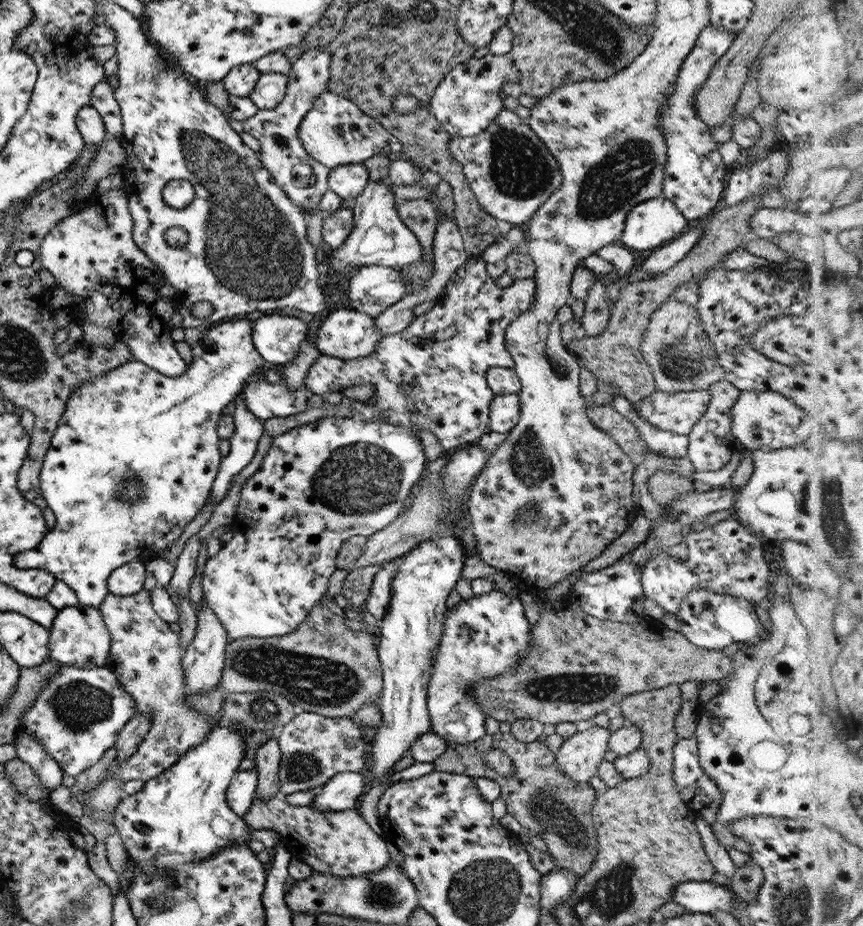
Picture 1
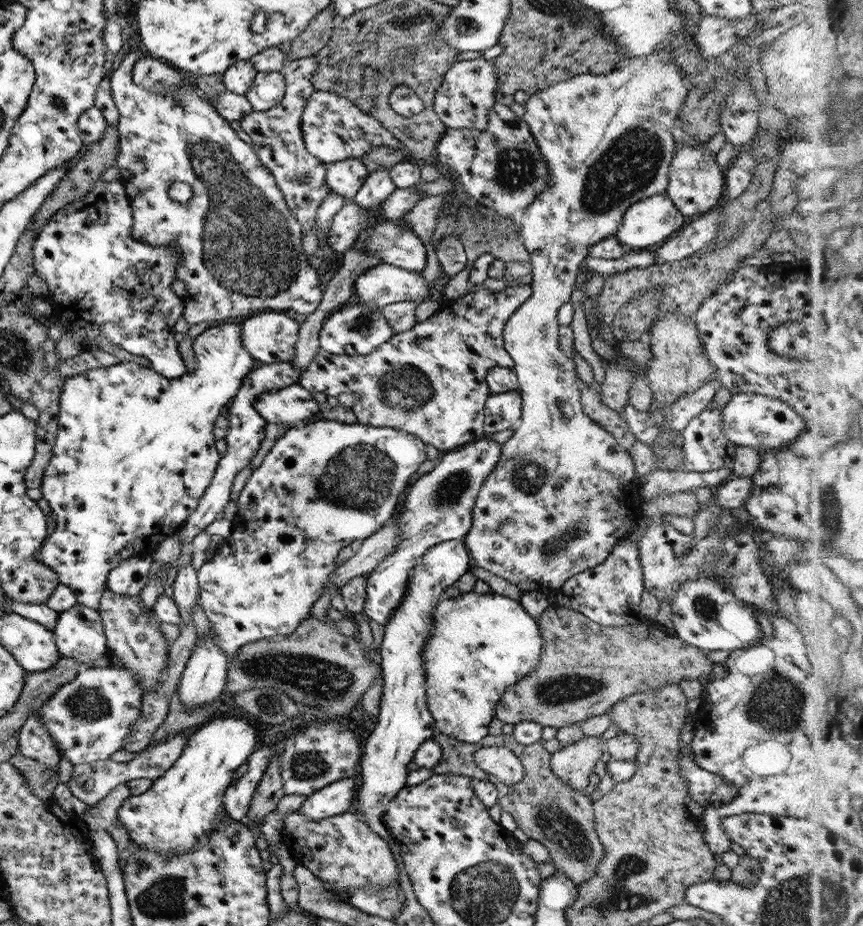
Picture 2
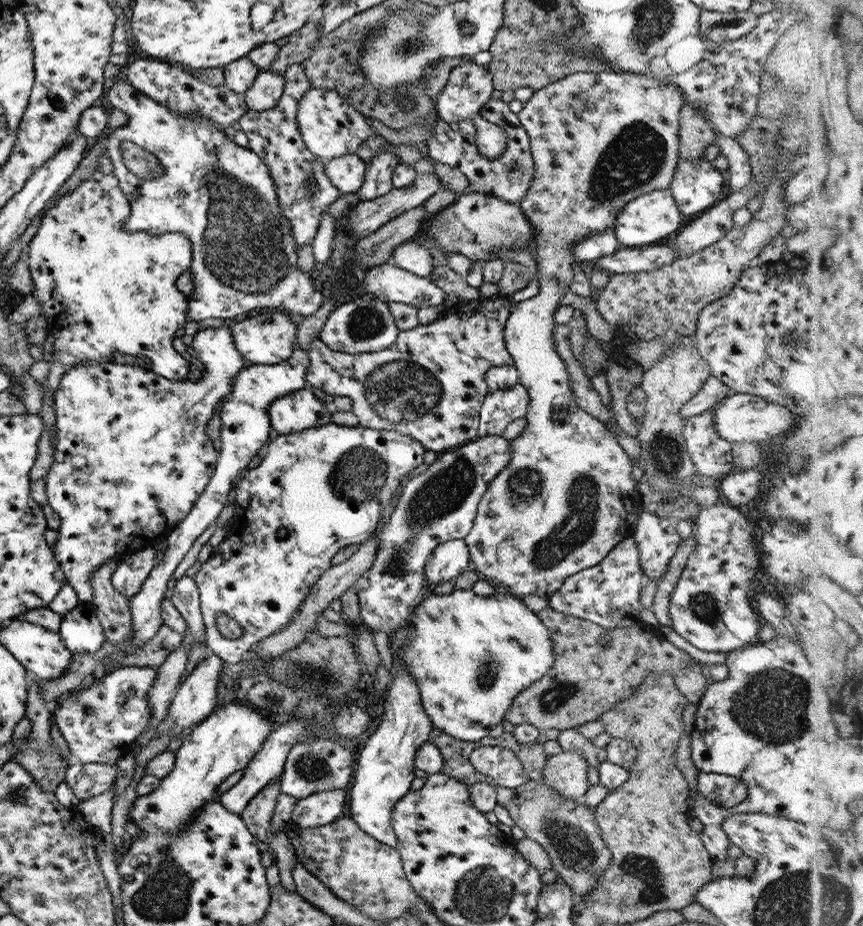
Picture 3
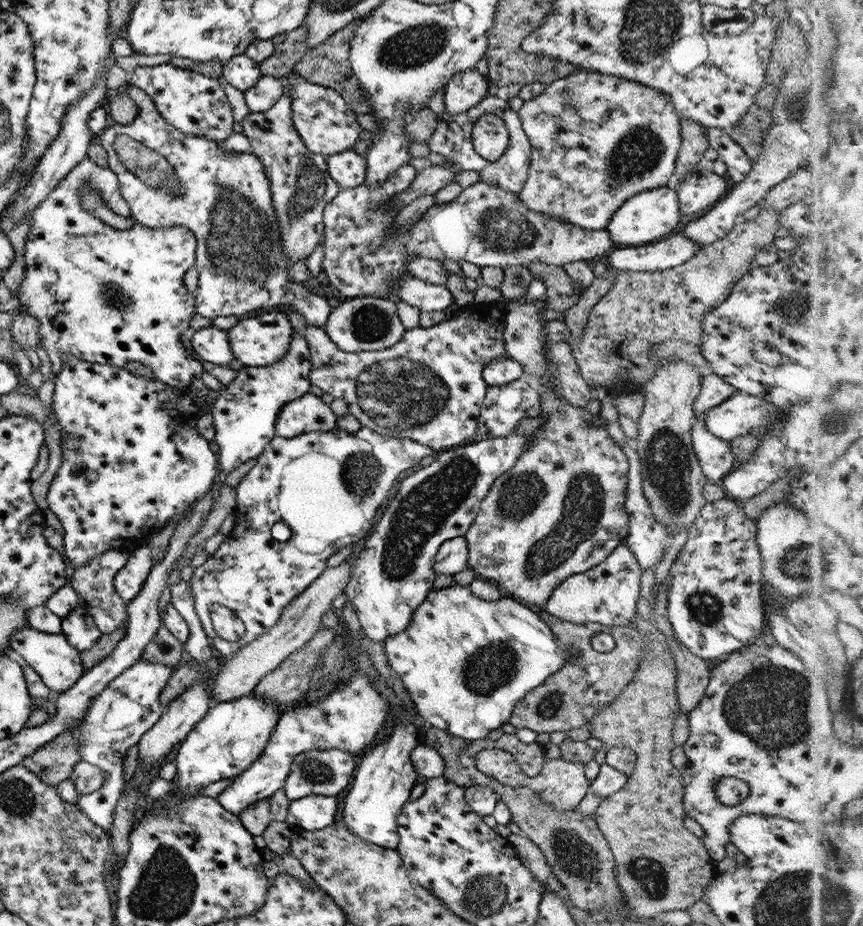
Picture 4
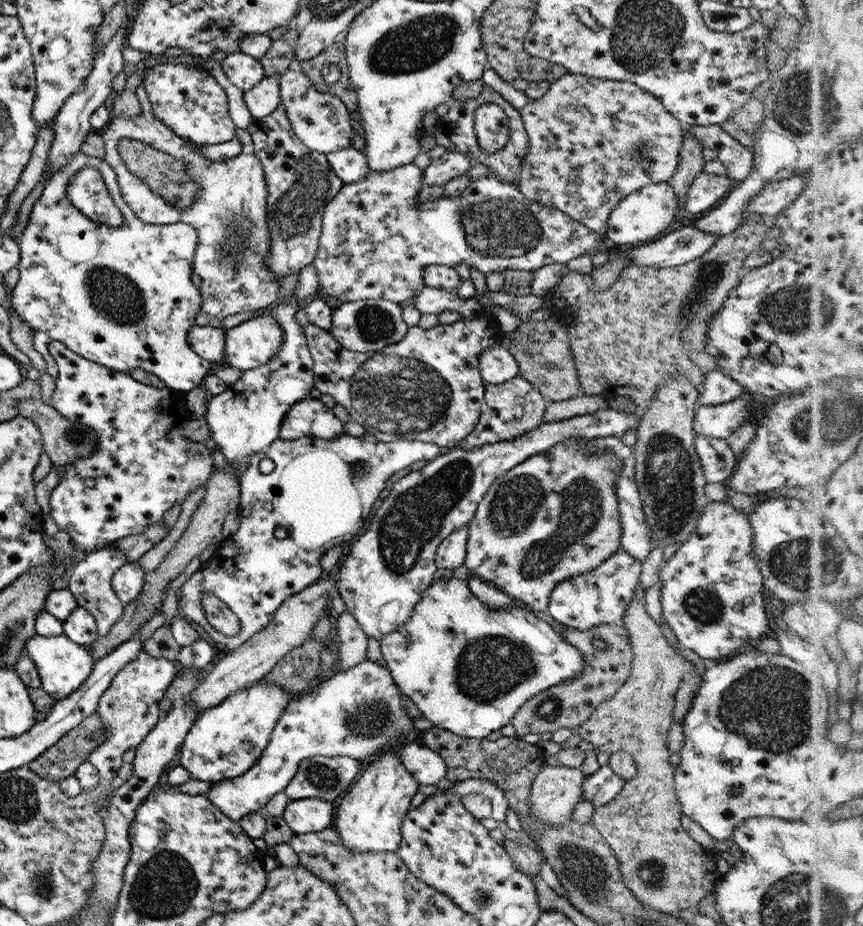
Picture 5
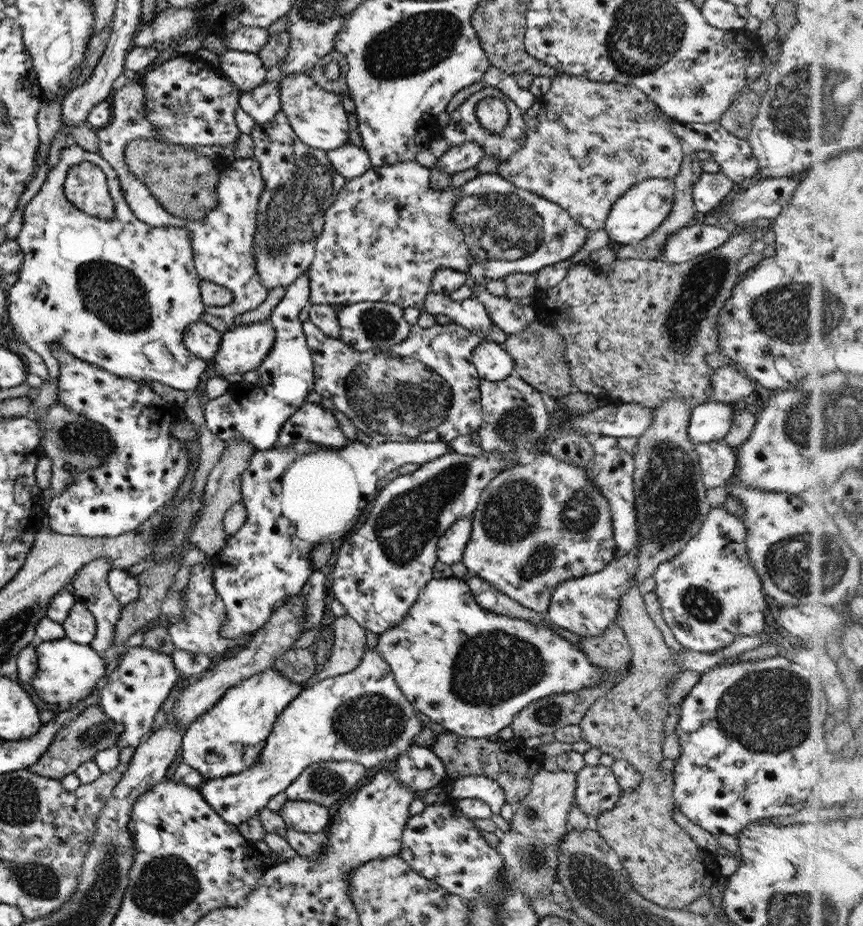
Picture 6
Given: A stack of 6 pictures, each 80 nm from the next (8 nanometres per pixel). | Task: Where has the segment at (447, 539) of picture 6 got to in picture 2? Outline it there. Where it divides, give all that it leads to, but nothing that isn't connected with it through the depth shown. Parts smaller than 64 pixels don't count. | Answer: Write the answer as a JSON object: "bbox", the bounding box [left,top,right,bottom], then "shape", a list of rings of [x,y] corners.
{"bbox":[355,539,471,842],"shape":[[[451,539],[441,541],[427,549],[419,560],[414,564],[409,579],[406,580],[405,596],[403,602],[397,606],[397,610],[391,615],[391,620],[387,622],[383,640],[379,646],[379,657],[381,658],[380,674],[382,680],[382,690],[378,704],[378,716],[376,723],[371,730],[371,734],[365,740],[364,750],[362,752],[360,770],[361,785],[357,786],[357,802],[355,814],[359,814],[363,821],[373,833],[377,834],[385,842],[392,842],[390,832],[386,824],[382,821],[382,814],[385,812],[387,802],[393,798],[393,795],[405,786],[405,777],[409,772],[405,769],[407,763],[412,760],[413,753],[419,746],[435,735],[434,722],[430,712],[427,710],[425,698],[425,672],[421,666],[421,653],[431,631],[431,611],[435,609],[437,601],[441,600],[441,594],[446,588],[449,588],[455,580],[470,568],[471,560],[466,546],[462,539]]]}

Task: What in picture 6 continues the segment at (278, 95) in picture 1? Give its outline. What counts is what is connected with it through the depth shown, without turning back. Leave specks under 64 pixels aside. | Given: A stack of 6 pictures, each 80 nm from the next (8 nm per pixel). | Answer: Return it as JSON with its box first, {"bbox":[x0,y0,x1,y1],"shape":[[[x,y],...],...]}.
{"bbox":[238,80,280,123],"shape":[[[264,80],[253,90],[242,91],[238,106],[245,114],[249,114],[255,123],[271,122],[273,116],[280,111],[278,90],[271,82]]]}

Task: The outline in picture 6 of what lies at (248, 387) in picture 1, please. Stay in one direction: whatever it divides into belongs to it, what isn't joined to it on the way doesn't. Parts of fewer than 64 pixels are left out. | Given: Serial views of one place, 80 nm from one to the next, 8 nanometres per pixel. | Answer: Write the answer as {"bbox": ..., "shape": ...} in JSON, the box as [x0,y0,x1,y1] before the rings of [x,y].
{"bbox":[276,402,347,449],"shape":[[[305,402],[283,423],[276,440],[280,445],[297,441],[338,449],[347,439],[341,433],[332,411],[324,409],[319,403]]]}

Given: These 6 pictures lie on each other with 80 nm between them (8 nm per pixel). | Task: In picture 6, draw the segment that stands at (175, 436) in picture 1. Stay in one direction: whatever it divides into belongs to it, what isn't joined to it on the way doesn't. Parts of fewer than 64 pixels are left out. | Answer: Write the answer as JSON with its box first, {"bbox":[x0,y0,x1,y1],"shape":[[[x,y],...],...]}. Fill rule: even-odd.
{"bbox":[45,320,222,537],"shape":[[[198,320],[187,326],[183,333],[182,341],[185,348],[204,361],[211,361],[218,350],[222,334],[206,323]],[[57,343],[50,346],[58,362],[59,374],[56,381],[57,404],[73,414],[80,414],[91,422],[99,423],[108,434],[110,453],[96,467],[75,475],[69,485],[56,497],[48,501],[45,515],[51,531],[68,537],[113,537],[135,530],[156,510],[159,510],[175,495],[183,476],[189,470],[190,454],[182,441],[171,436],[175,407],[159,398],[146,384],[116,377],[99,367],[80,361]]]}

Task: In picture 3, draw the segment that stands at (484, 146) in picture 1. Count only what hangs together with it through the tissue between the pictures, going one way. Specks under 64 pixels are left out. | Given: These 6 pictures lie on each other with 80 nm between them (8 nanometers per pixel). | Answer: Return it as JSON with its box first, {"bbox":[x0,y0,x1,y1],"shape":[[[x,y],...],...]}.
{"bbox":[424,97,534,204],"shape":[[[507,97],[500,99],[489,99],[481,109],[479,115],[503,129],[507,146],[503,154],[495,160],[483,158],[475,148],[475,130],[469,119],[459,122],[443,122],[440,119],[434,125],[434,131],[426,139],[424,145],[425,157],[428,160],[437,161],[457,168],[469,183],[466,191],[481,193],[487,197],[495,197],[511,204],[520,204],[525,197],[529,183],[533,179],[534,163],[529,150],[529,138],[519,123],[518,116],[508,110]]]}

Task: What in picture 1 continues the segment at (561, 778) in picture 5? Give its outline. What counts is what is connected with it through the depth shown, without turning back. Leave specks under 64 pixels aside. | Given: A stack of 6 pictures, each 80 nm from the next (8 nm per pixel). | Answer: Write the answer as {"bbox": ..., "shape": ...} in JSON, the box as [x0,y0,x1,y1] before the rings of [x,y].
{"bbox":[554,725,609,783],"shape":[[[595,725],[583,732],[575,732],[573,736],[569,736],[554,754],[559,770],[562,770],[572,781],[587,783],[596,774],[597,767],[604,762],[603,756],[605,756],[609,736],[607,728],[597,728]]]}

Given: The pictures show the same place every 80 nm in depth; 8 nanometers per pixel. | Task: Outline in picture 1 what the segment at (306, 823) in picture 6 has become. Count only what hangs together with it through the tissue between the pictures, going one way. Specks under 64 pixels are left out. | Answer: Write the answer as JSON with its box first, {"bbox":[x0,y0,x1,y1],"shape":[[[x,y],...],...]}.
{"bbox":[310,771,367,811],"shape":[[[360,771],[334,774],[325,785],[317,788],[310,807],[318,811],[353,809],[367,784],[365,774]]]}

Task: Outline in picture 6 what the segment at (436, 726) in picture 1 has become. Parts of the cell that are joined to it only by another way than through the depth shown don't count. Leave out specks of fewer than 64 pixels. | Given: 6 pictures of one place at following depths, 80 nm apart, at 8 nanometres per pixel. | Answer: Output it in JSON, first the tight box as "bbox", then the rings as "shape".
{"bbox":[375,578,605,739],"shape":[[[432,578],[424,586],[423,591],[419,592],[415,603],[407,611],[407,615],[401,620],[401,623],[387,629],[385,633],[377,635],[377,643],[375,651],[377,655],[389,666],[390,672],[393,675],[395,684],[399,687],[402,695],[414,706],[416,710],[425,714],[430,722],[440,724],[443,729],[454,733],[456,737],[468,737],[471,739],[483,739],[498,734],[499,730],[503,730],[509,726],[513,717],[530,702],[534,700],[548,697],[549,695],[561,693],[574,693],[583,688],[590,688],[591,685],[596,685],[601,677],[605,677],[605,671],[591,665],[587,661],[583,652],[574,645],[567,643],[567,640],[560,638],[551,630],[543,628],[543,626],[533,626],[525,620],[515,620],[515,618],[507,618],[501,614],[491,614],[487,610],[481,609],[475,602],[473,595],[469,591],[469,587],[465,581],[456,578]]]}

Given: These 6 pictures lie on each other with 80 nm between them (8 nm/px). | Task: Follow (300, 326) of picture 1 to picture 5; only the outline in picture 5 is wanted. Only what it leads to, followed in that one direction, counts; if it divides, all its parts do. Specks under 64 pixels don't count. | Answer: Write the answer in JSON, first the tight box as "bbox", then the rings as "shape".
{"bbox":[224,314,283,372],"shape":[[[261,314],[224,331],[224,366],[241,372],[265,364],[280,349],[283,331],[271,314]]]}

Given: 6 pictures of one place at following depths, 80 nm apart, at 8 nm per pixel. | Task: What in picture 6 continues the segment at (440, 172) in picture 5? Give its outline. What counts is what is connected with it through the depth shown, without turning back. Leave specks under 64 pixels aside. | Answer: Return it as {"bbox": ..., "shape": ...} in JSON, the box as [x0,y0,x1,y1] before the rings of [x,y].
{"bbox":[434,143,483,175],"shape":[[[463,143],[460,146],[449,147],[445,154],[437,158],[434,166],[440,172],[447,172],[447,175],[453,175],[476,165],[483,156],[483,149],[477,143]]]}

